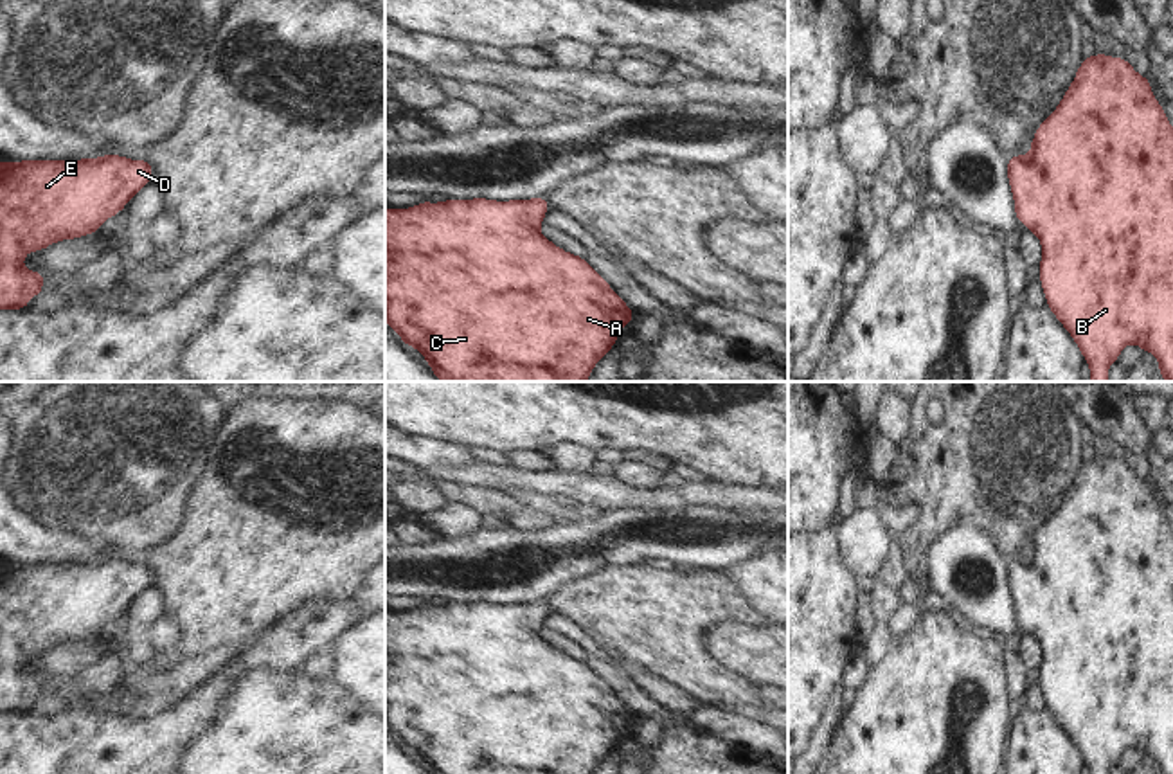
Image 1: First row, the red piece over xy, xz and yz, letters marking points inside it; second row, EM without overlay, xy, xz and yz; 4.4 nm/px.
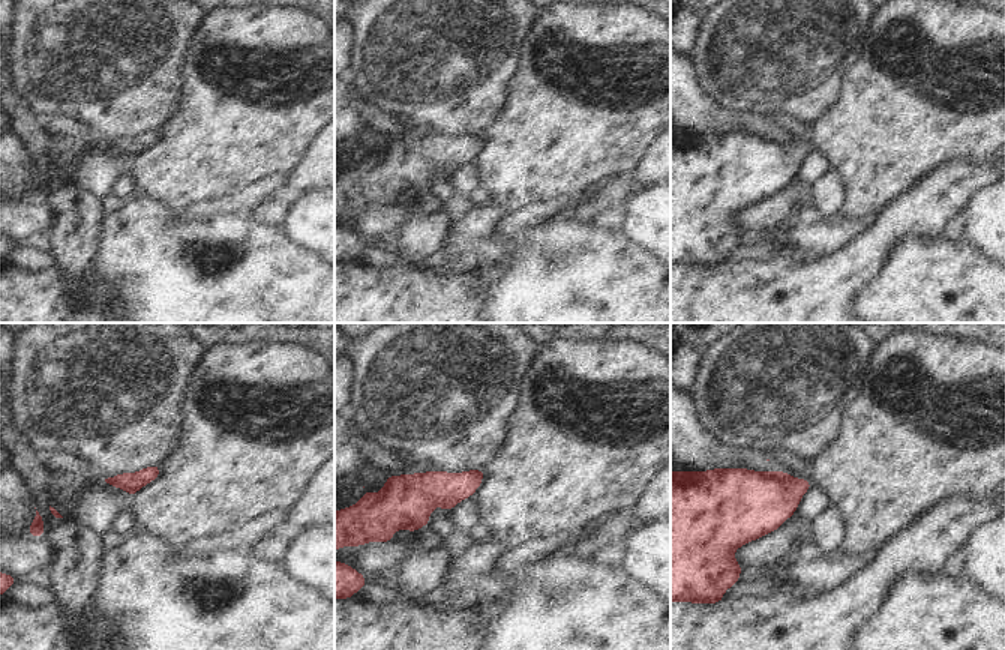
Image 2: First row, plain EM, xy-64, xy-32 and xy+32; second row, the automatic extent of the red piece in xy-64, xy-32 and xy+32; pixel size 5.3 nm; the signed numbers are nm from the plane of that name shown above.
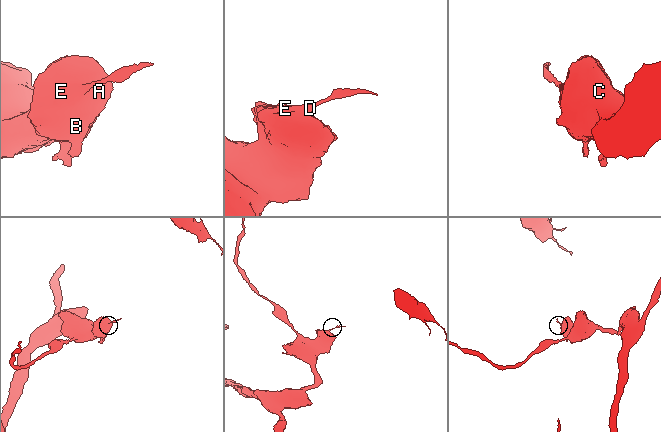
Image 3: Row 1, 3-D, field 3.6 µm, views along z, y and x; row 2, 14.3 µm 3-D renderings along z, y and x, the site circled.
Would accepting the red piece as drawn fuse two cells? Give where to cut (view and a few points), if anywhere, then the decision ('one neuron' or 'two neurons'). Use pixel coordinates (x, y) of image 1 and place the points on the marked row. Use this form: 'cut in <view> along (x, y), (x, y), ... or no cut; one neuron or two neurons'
no cut; one neuron

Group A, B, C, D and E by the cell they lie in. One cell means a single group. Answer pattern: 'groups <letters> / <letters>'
groups A B C D E

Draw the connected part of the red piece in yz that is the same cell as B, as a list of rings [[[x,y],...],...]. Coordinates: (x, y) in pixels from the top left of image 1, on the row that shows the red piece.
[[[1092,54],[1083,58],[1076,77],[1069,85],[1054,112],[1034,130],[1027,157],[1007,157],[1007,182],[1015,198],[1015,218],[1042,243],[1042,261],[1038,265],[1040,284],[1047,306],[1078,344],[1085,362],[1090,365],[1090,382],[1108,382],[1108,367],[1119,360],[1126,344],[1137,344],[1144,353],[1159,358],[1159,374],[1173,382],[1173,126],[1151,92],[1148,76],[1139,76],[1124,58]]]

